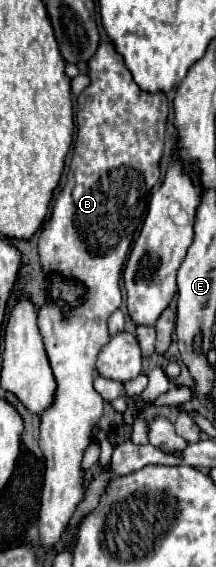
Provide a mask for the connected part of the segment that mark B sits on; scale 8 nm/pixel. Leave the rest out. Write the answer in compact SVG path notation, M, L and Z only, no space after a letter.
M100 43L88 67L90 67L92 83L90 87L84 89L84 93L78 95L78 105L76 105L78 133L76 133L66 185L58 193L58 199L52 207L50 223L44 225L38 237L38 253L40 253L40 265L44 275L46 277L60 275L62 279L78 281L84 285L82 305L70 307L68 303L54 299L52 295L46 295L46 303L38 309L38 327L44 337L46 355L50 359L50 367L56 379L54 401L46 411L40 413L40 439L38 439L38 445L44 453L44 463L46 463L40 515L38 515L38 533L40 533L42 547L46 551L52 551L60 543L78 503L84 499L86 475L82 469L82 457L92 443L92 429L94 425L98 425L102 417L102 405L104 405L104 399L92 387L96 355L100 347L104 347L104 343L108 343L110 339L106 321L108 321L108 315L116 311L122 303L122 293L120 293L122 267L124 267L130 243L134 241L134 233L144 219L150 191L160 181L160 157L164 151L164 133L166 133L166 119L168 119L166 95L162 91L158 93L142 91L132 79L132 73L126 69L124 59L114 49L114 45Z

